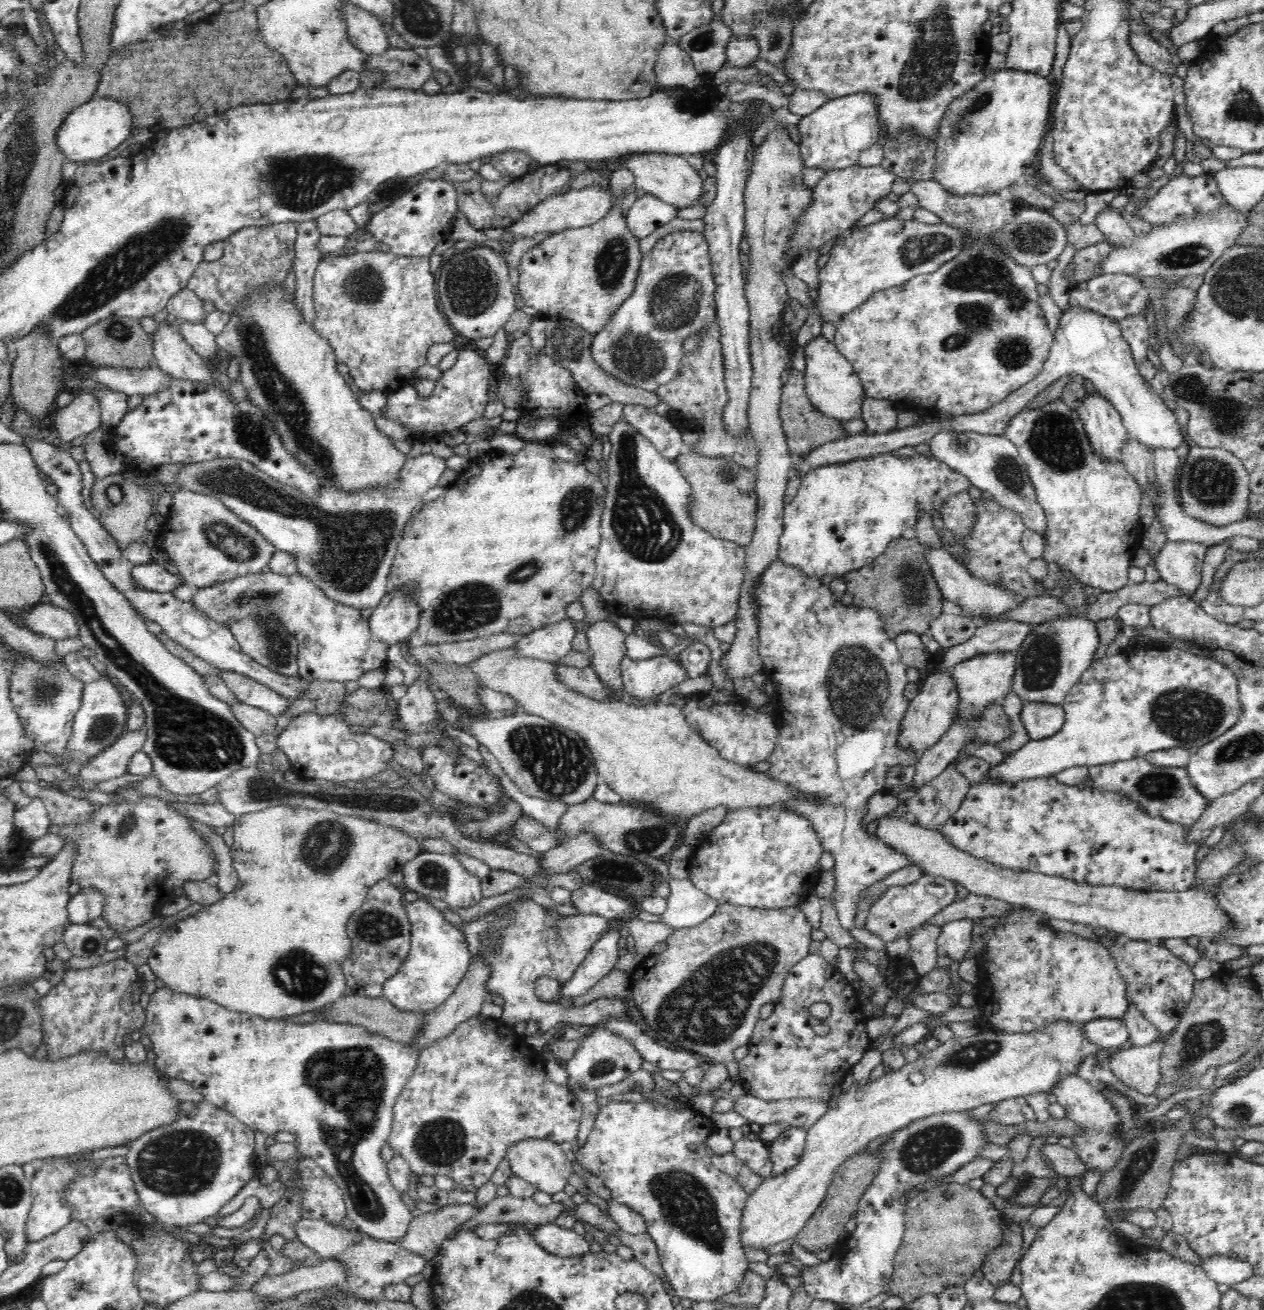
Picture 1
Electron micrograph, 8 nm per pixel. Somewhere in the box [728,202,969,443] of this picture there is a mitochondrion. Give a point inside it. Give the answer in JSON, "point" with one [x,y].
{"point":[916,250]}

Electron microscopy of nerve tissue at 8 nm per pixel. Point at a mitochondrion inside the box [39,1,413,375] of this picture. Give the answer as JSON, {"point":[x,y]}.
{"point":[120,271]}

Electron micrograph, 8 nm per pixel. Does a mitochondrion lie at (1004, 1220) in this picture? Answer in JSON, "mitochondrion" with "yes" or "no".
{"mitochondrion":"no"}

